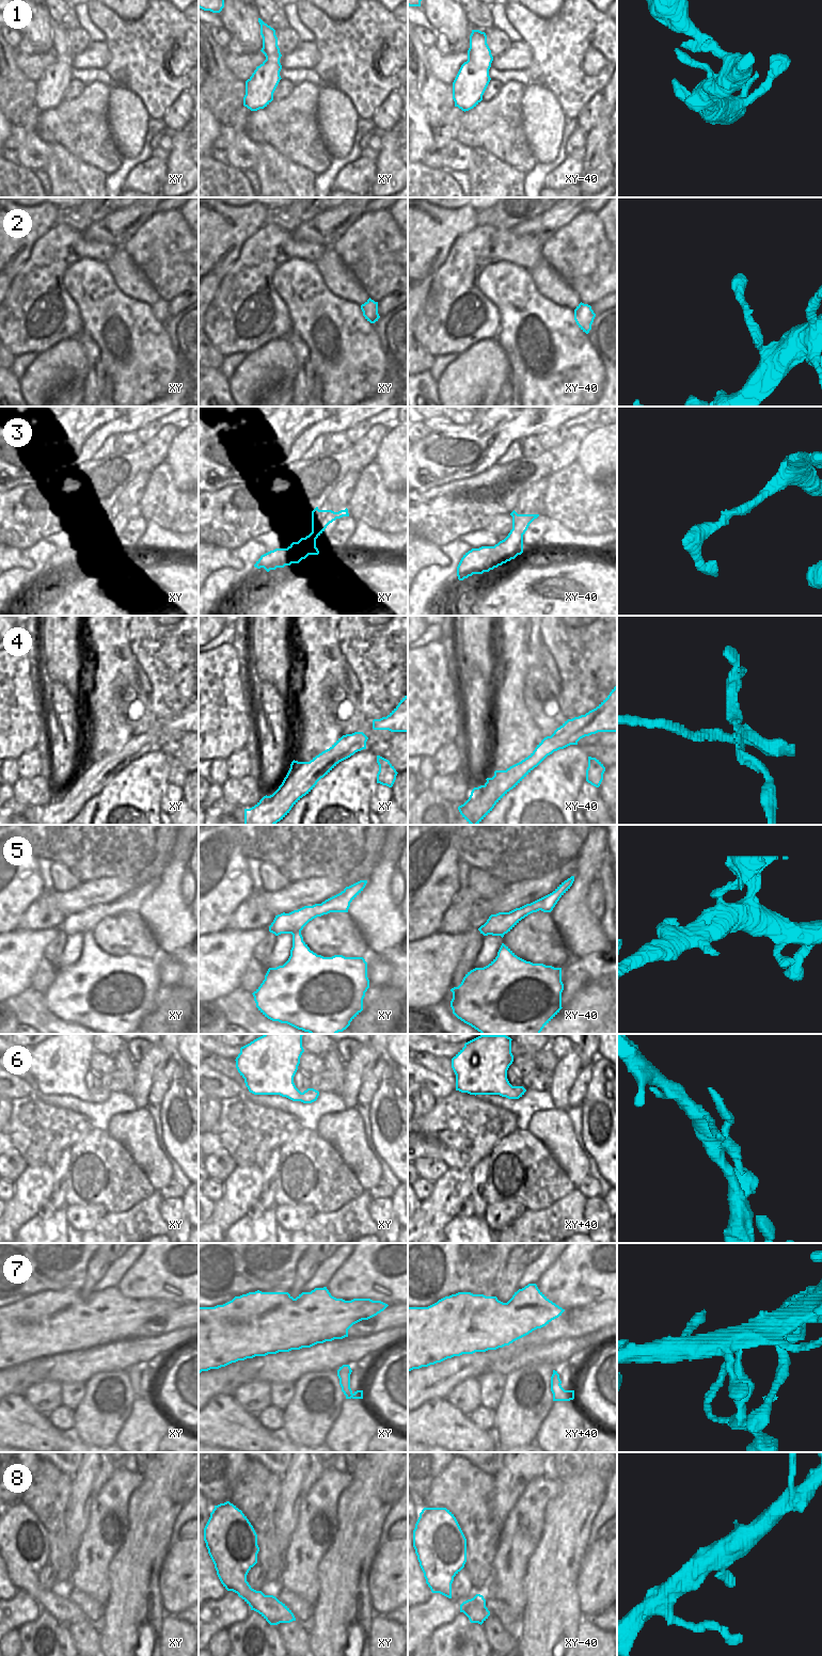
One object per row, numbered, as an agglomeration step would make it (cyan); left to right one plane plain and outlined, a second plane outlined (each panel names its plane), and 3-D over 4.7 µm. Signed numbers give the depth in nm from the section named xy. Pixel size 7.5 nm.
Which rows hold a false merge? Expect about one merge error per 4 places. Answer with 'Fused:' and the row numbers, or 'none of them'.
Fused: 3, 4, 7

